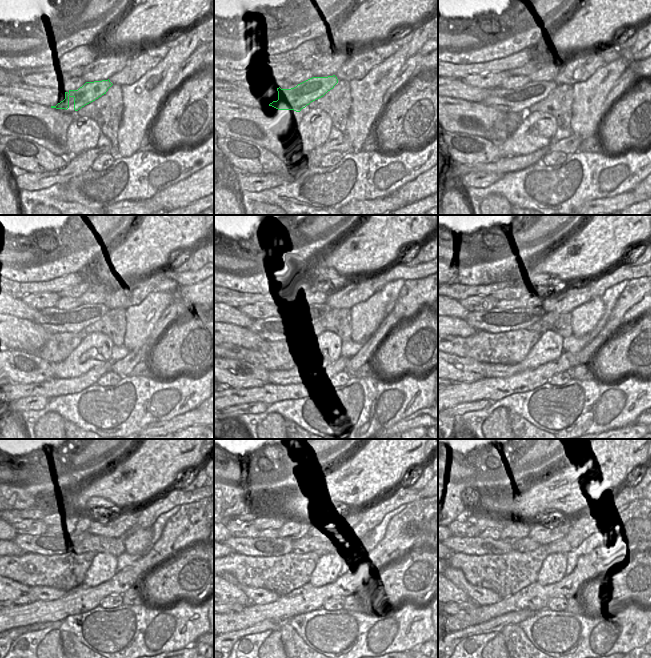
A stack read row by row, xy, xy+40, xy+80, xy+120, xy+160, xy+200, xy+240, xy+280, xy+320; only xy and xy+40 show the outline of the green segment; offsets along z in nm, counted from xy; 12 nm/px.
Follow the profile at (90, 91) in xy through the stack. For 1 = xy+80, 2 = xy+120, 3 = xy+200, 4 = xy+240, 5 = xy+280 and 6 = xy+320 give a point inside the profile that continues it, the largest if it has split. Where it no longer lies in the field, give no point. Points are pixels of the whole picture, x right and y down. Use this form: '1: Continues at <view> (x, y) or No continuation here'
1: Continues at xy+80 (520, 99)
2: Continues at xy+120 (53, 320)
3: Continues at xy+200 (496, 320)
4: Continues at xy+240 (48, 544)
5: Continues at xy+280 (260, 546)
6: Continues at xy+320 (476, 546)

